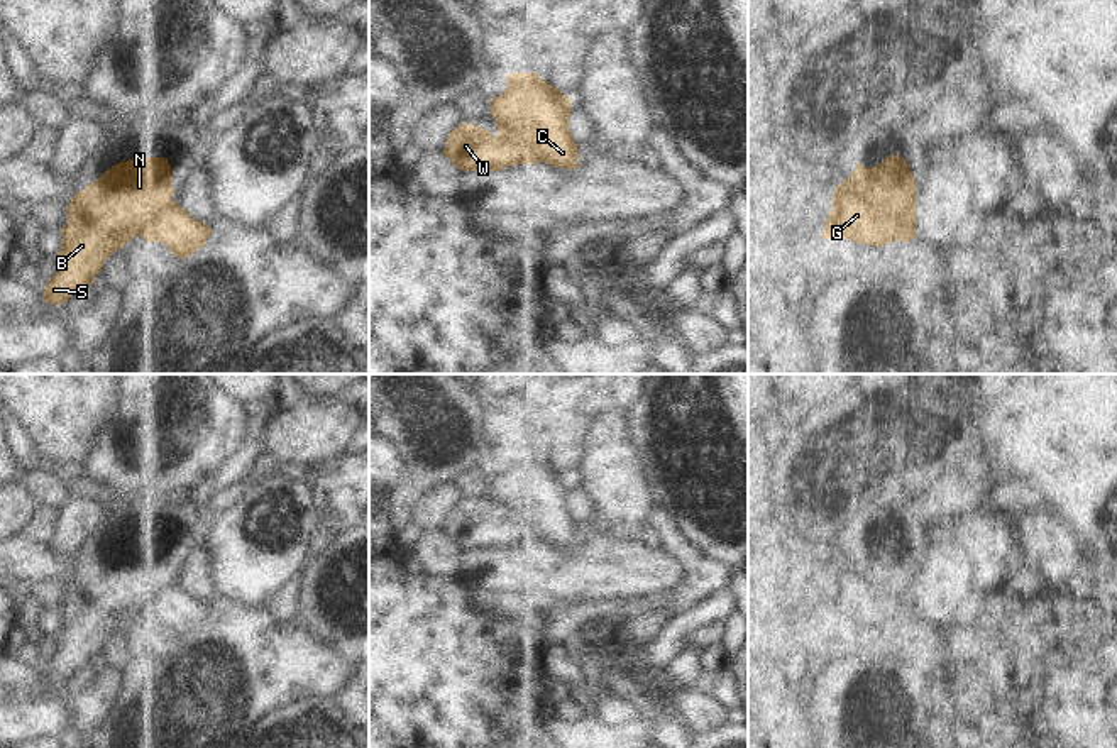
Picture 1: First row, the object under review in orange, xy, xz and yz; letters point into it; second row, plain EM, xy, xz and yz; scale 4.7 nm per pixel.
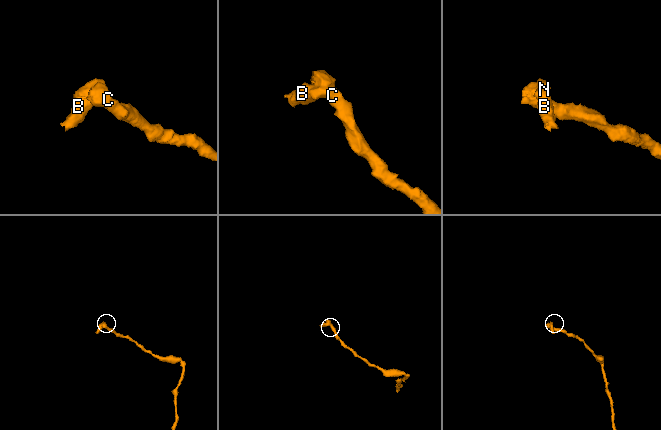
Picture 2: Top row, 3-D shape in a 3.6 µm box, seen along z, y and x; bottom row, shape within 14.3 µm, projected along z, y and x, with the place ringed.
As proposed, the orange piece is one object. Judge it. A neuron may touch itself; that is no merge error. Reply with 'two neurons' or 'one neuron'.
two neurons

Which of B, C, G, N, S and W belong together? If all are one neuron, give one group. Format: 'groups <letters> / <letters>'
groups B N S W / C G

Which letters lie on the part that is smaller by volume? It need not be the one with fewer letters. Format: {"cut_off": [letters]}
{"cut_off": ["B", "N", "S", "W"]}

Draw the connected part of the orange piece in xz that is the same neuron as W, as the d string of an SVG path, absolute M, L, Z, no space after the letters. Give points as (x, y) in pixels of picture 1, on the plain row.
M460 503L448 516L443 535L460 550L499 550L513 543L538 543L540 525L528 526L521 513L498 503L498 513L472 503Z

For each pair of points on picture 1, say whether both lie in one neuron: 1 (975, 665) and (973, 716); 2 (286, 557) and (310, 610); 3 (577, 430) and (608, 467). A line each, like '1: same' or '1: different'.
1: same
2: different
3: different

